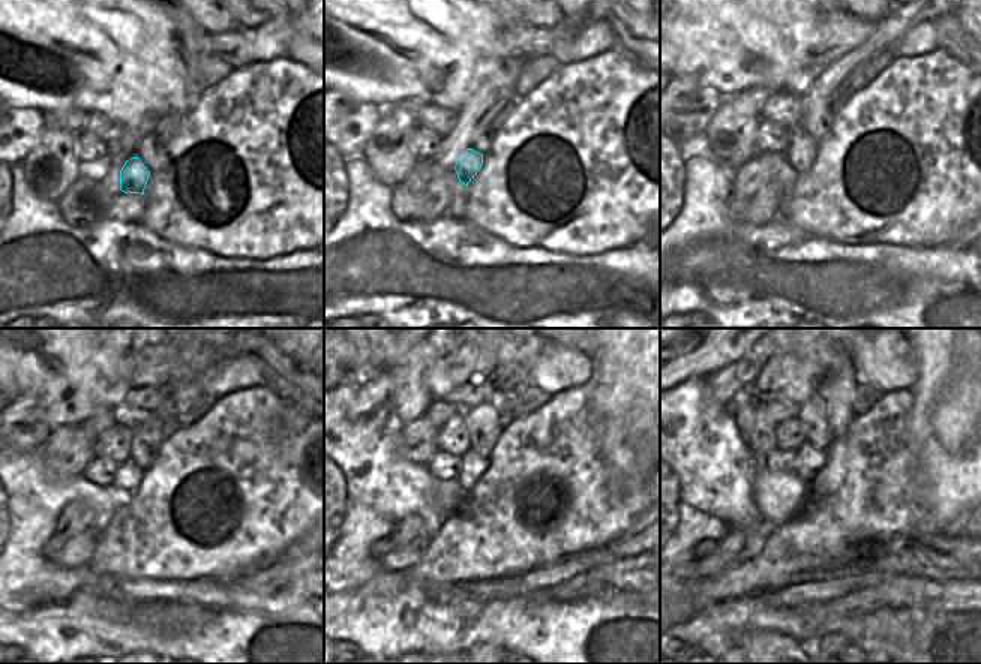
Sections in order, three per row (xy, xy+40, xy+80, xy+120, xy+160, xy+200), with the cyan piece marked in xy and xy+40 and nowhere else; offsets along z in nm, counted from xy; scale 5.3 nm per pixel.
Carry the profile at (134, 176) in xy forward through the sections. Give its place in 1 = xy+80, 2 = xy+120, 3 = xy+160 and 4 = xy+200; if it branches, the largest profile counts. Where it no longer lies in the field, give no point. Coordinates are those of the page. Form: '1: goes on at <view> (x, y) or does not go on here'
1: goes on at xy+80 (801, 149)
2: goes on at xy+120 (129, 477)
3: goes on at xy+160 (473, 465)
4: goes on at xy+200 (812, 460)

